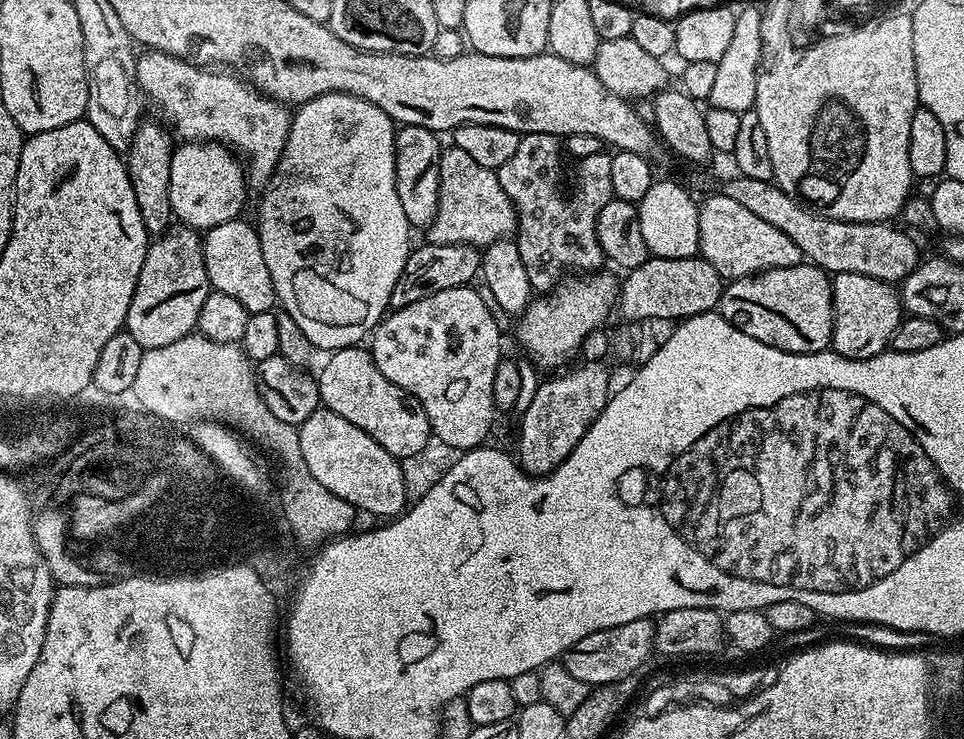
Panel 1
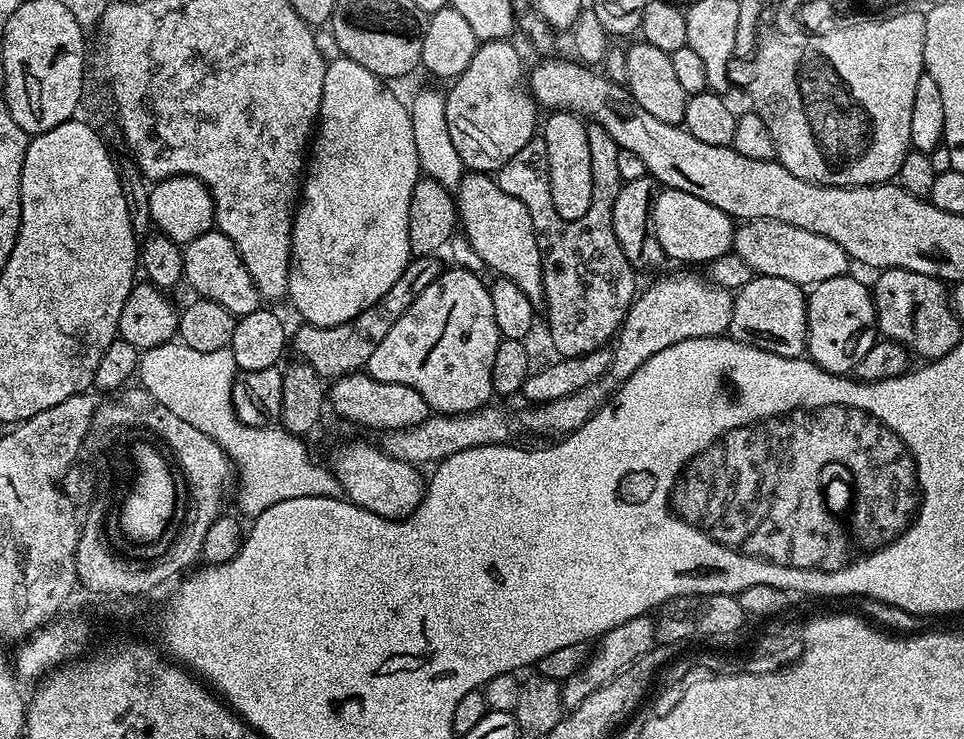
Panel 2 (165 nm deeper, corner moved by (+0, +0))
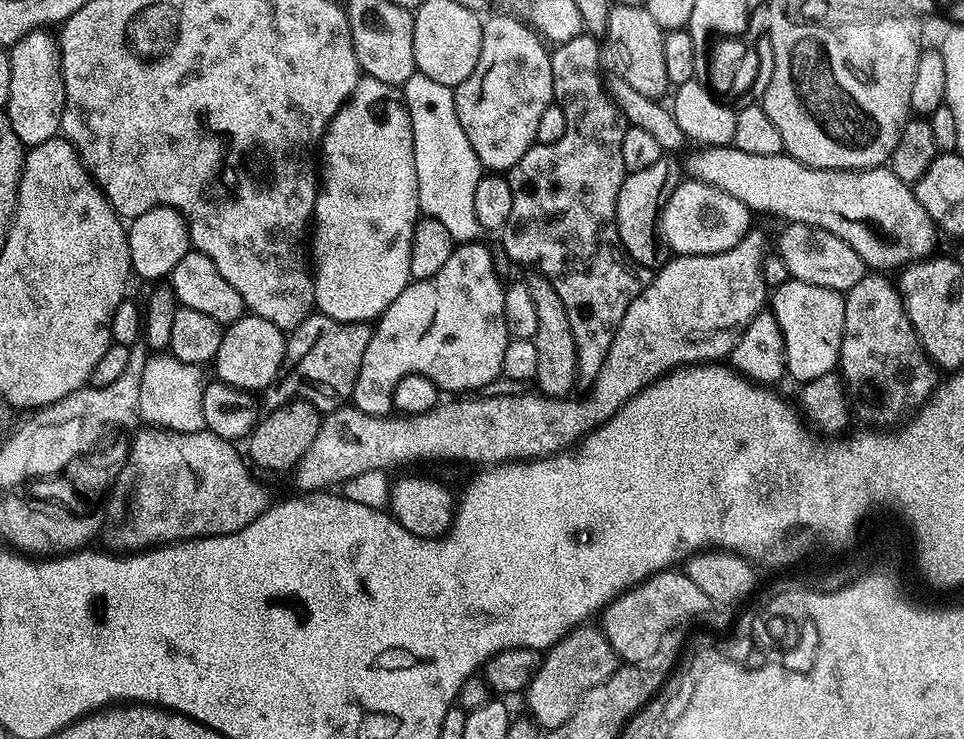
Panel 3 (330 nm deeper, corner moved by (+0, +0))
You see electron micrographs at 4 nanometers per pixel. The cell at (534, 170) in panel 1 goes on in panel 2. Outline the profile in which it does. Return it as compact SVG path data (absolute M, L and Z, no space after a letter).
M596 126L590 132L592 138L592 173L594 174L594 198L590 210L582 218L577 220L564 220L554 210L554 202L550 198L550 182L548 181L548 163L546 162L546 146L543 139L534 138L530 142L526 142L526 146L522 146L522 150L518 150L518 154L514 154L514 158L510 158L510 162L506 162L506 166L502 166L500 171L495 173L494 178L498 182L498 186L502 186L502 190L506 190L506 194L510 194L514 198L518 198L518 202L522 202L526 206L526 210L530 210L530 218L532 225L536 231L538 238L538 246L540 252L544 255L542 258L542 278L544 279L544 303L543 311L548 311L548 336L552 339L552 348L557 357L574 359L577 356L590 354L599 348L605 347L619 333L621 324L624 323L625 316L628 315L628 309L631 308L633 300L638 295L638 287L636 288L637 269L630 266L630 262L626 262L626 254L622 254L622 246L618 246L618 238L614 234L614 198L618 198L618 190L621 186L621 178L618 174L618 154L620 148L614 142L614 138L610 138L610 134L606 134L606 130L602 130Z

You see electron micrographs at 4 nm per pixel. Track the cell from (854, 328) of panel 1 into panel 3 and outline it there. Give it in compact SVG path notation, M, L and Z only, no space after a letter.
M787 279L770 292L770 311L776 316L784 339L784 363L789 377L807 382L822 378L840 362L844 333L844 296L826 286Z

